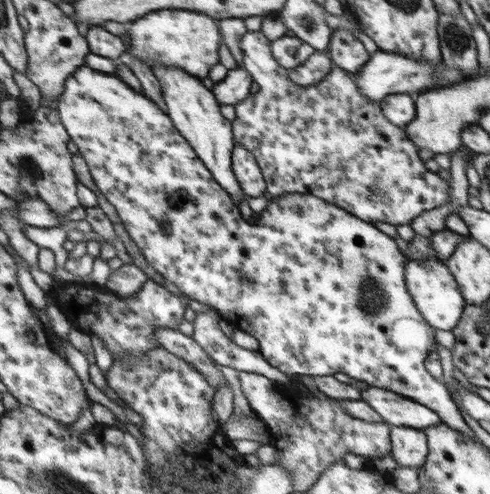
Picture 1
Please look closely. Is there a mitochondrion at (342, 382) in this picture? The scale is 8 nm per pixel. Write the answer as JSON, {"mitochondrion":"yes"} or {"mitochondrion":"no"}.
{"mitochondrion":"no"}

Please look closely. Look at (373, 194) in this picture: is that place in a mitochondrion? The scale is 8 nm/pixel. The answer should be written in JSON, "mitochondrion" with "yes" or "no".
{"mitochondrion":"yes"}

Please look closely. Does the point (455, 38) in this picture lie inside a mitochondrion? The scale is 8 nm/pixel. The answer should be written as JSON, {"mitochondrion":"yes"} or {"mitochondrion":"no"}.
{"mitochondrion":"yes"}

